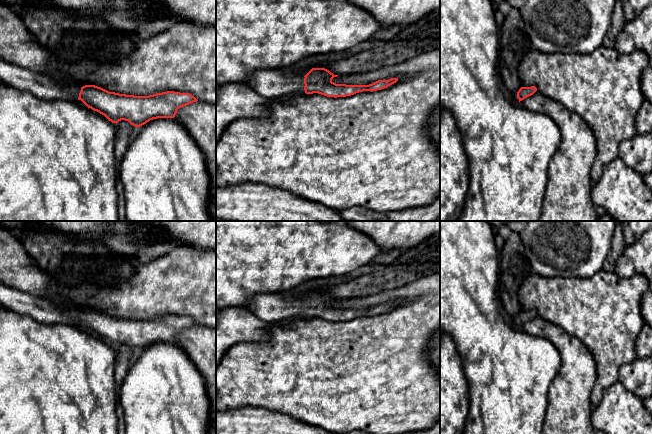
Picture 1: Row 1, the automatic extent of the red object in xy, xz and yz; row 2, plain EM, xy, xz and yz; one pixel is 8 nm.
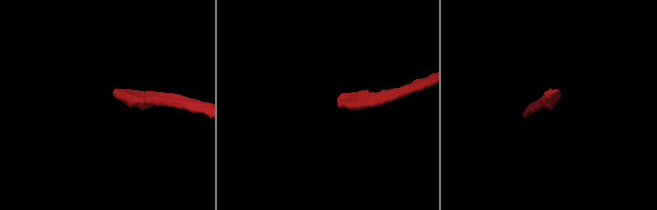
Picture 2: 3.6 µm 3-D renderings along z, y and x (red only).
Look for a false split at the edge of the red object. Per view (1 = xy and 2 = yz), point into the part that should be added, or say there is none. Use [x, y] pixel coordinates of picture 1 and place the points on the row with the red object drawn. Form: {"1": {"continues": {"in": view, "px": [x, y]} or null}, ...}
{"1": {"continues": {"in": "xy", "px": [40, 85]}}, "2": {"continues": null}}

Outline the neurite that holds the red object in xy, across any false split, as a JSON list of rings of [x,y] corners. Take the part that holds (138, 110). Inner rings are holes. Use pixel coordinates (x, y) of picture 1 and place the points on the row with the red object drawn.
[[[2,58],[0,80],[43,100],[81,100],[112,123],[125,120],[135,127],[157,118],[174,118],[179,108],[198,101],[189,93],[174,91],[134,96],[109,92],[95,85],[67,86],[49,75],[10,64]]]

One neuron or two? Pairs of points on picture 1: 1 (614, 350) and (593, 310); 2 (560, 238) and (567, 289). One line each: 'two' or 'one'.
1: one
2: two

